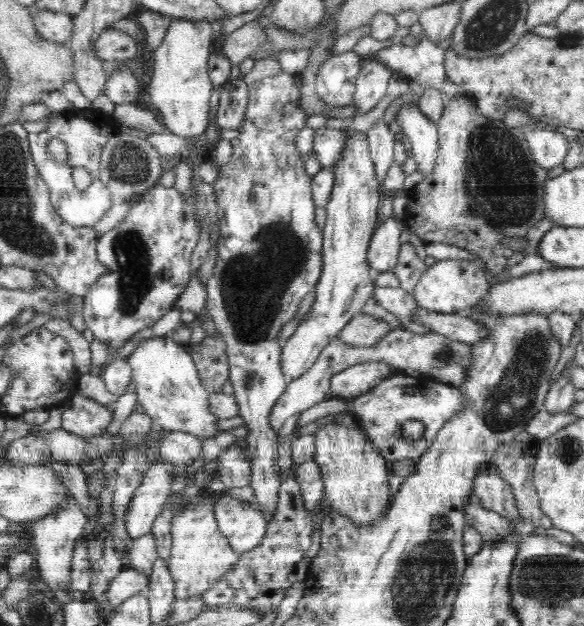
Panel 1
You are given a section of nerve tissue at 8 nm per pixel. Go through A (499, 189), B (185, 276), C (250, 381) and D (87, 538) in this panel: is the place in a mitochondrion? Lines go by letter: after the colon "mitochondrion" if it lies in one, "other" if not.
A: mitochondrion
B: other
C: mitochondrion
D: other

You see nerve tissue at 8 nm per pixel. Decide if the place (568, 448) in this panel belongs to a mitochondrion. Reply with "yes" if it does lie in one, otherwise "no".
yes

